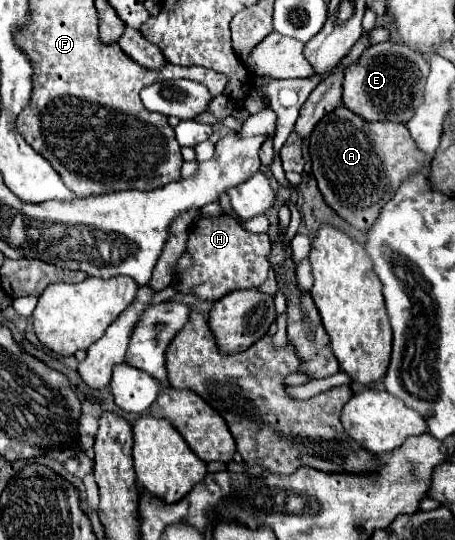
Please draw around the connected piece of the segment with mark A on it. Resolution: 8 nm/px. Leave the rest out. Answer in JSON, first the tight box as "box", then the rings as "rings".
{"box":[309,106,429,232],"rings":[[[345,106],[319,120],[309,138],[309,154],[325,202],[363,232],[375,224],[397,188],[429,162],[429,156],[417,148],[405,124],[367,122]]]}

